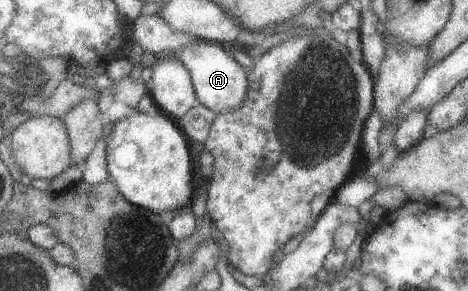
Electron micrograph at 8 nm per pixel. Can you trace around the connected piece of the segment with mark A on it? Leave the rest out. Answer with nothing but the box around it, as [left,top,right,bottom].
[171,40,248,114]

